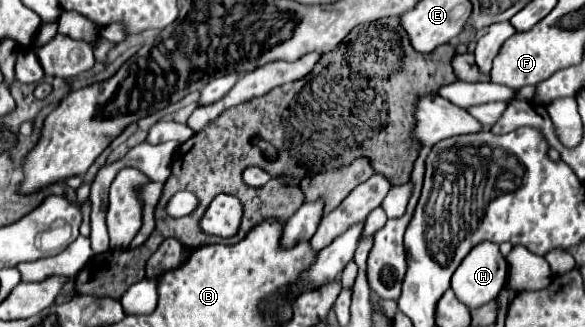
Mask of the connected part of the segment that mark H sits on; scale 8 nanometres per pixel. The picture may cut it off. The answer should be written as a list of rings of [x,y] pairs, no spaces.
[[[484,241],[482,245],[476,245],[460,263],[460,267],[452,275],[450,287],[458,297],[458,301],[462,301],[468,309],[478,309],[500,295],[500,291],[506,285],[506,277],[508,277],[508,263],[502,257],[498,245]]]

